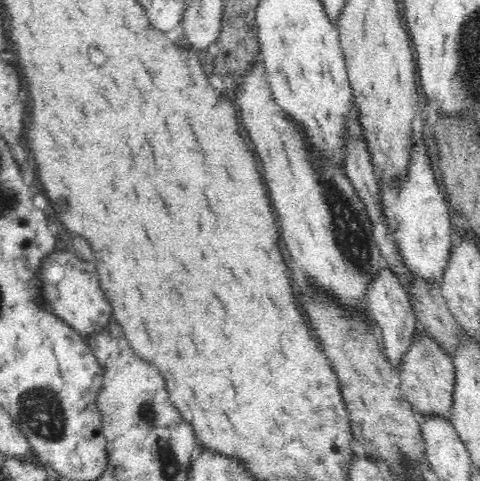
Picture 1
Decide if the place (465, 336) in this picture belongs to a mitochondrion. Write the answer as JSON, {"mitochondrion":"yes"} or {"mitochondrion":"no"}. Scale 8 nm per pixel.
{"mitochondrion":"no"}

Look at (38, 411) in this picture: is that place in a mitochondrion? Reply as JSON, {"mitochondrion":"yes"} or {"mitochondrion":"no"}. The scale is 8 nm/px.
{"mitochondrion":"yes"}

